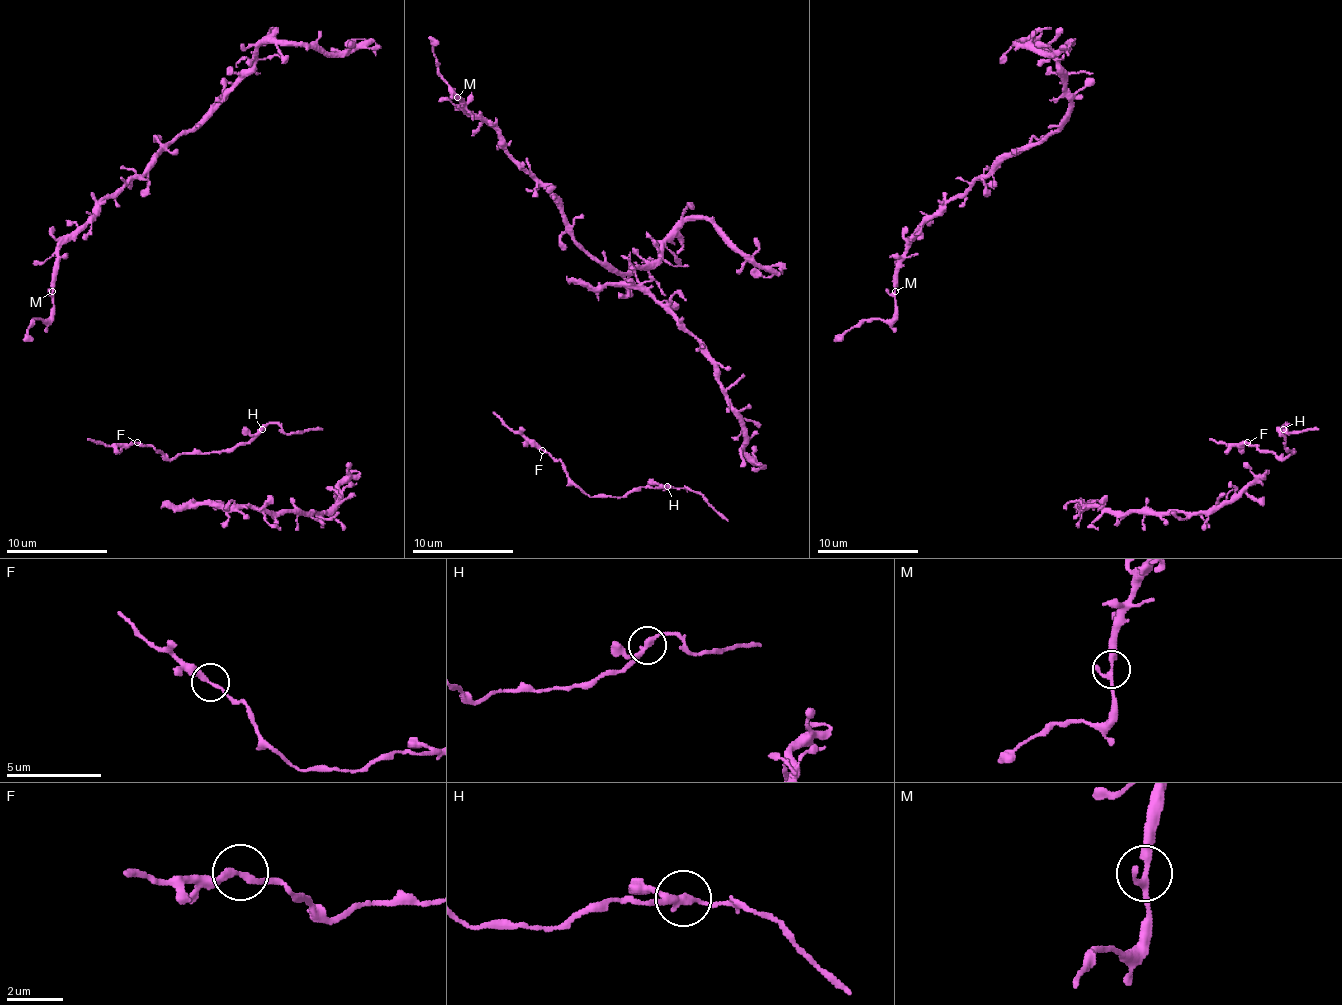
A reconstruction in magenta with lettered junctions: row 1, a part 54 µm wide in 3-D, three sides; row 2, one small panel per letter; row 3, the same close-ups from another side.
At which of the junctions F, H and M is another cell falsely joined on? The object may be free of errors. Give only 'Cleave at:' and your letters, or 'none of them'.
Cleave at: none of them

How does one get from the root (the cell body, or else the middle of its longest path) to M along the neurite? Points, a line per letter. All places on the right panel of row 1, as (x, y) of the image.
M: (931, 216), (905, 249), (905, 259), (898, 269), (895, 292)

